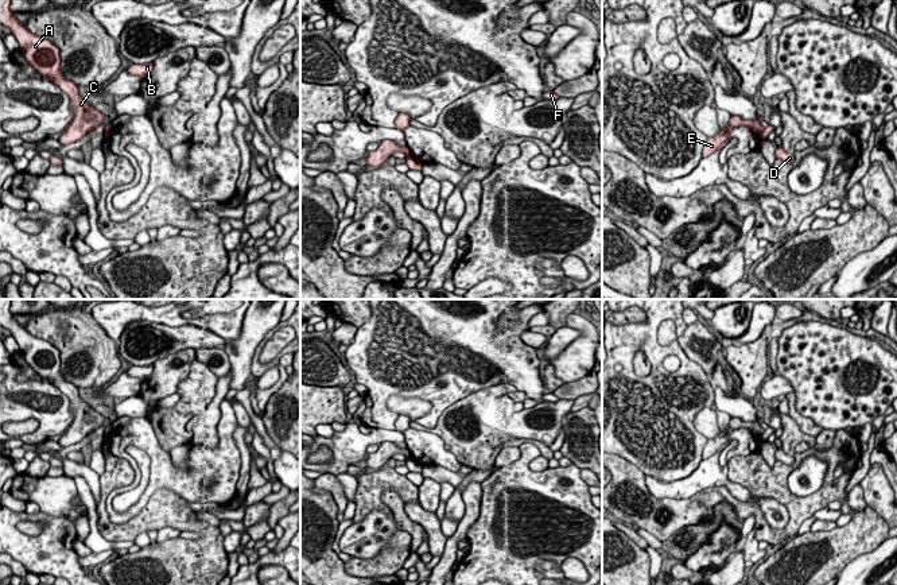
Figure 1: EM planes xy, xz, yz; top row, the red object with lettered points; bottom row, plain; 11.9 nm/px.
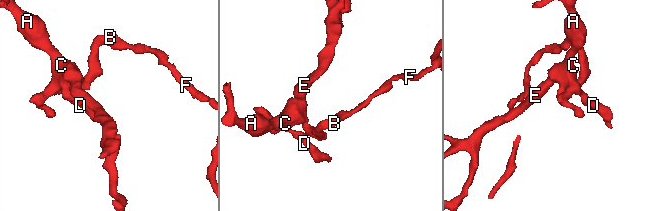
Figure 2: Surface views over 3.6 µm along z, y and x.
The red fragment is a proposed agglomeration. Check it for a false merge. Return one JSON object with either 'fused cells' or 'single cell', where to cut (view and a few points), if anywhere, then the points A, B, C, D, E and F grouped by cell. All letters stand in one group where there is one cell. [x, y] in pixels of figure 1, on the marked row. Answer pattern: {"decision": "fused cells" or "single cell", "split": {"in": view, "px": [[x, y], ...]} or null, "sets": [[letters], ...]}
{"decision": "fused cells", "split": {"in": "yz", "px": [[761, 128], [758, 132]]}, "sets": [["A", "C", "D", "E"], ["B", "F"]]}

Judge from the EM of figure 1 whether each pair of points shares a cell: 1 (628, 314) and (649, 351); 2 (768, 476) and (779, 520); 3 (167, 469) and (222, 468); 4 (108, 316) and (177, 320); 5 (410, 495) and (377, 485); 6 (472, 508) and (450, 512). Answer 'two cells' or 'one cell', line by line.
1: two cells
2: two cells
3: one cell
4: one cell
5: one cell
6: two cells

